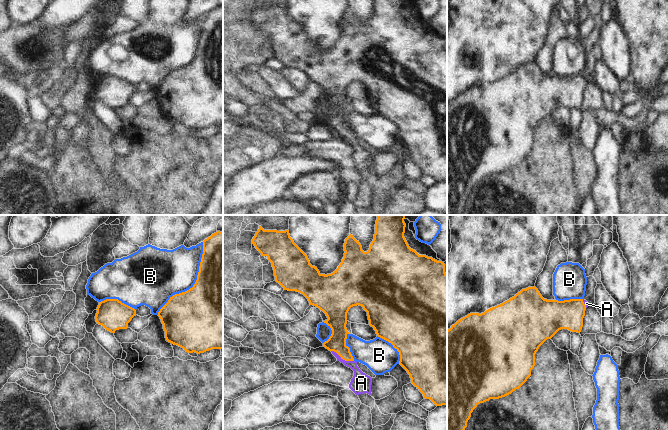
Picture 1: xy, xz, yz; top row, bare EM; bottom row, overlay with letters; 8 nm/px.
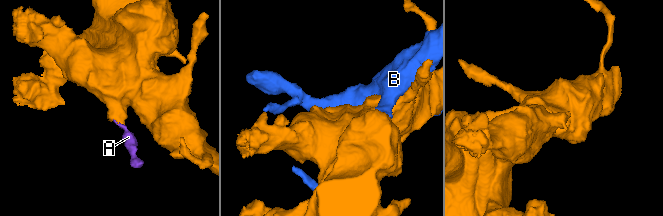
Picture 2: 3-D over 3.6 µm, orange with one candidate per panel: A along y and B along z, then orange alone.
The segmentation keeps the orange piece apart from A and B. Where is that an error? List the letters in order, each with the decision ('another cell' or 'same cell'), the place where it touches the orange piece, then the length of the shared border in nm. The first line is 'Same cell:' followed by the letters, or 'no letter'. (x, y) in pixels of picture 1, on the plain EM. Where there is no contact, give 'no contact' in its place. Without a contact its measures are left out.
Same cell: A
A: same cell; meets orange in xz at (342, 134); contact 200 nm long
B: another cell; meets orange in xy at (195, 59); contact 700 nm long

